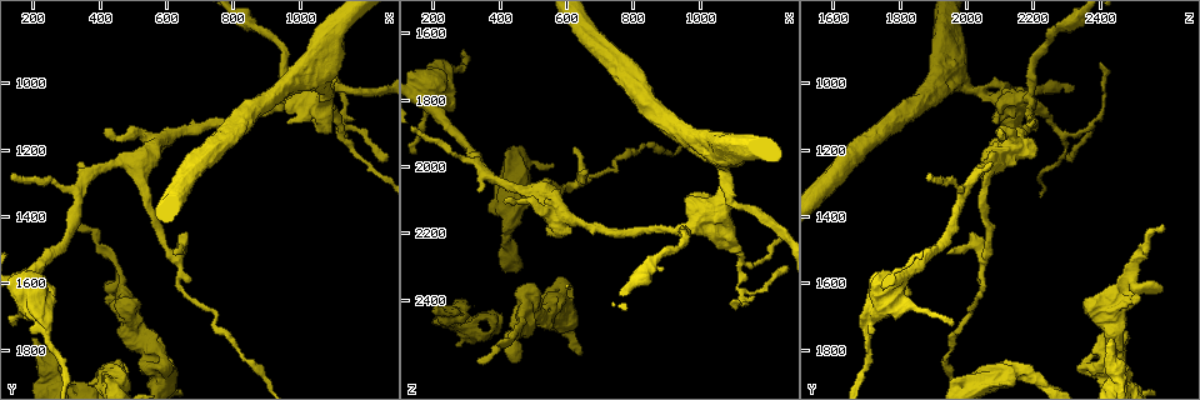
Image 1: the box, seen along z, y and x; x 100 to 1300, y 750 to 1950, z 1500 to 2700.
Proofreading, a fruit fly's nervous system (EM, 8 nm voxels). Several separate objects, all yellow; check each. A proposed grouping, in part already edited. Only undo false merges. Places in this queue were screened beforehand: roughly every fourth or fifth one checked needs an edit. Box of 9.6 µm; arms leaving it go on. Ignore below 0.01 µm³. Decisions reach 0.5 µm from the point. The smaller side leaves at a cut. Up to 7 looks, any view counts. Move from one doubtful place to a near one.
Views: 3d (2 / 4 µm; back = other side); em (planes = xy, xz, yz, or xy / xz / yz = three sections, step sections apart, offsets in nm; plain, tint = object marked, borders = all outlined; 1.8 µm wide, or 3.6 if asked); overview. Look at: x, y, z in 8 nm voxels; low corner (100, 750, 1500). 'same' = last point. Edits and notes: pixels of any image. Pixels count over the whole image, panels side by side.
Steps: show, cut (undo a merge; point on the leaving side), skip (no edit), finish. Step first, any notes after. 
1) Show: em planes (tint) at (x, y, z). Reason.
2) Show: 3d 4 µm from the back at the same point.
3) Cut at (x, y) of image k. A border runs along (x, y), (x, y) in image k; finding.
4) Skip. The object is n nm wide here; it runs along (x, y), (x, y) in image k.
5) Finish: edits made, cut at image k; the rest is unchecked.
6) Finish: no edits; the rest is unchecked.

Show: em planes (tint) at (1070, 1050, 2110). Sharp bend.

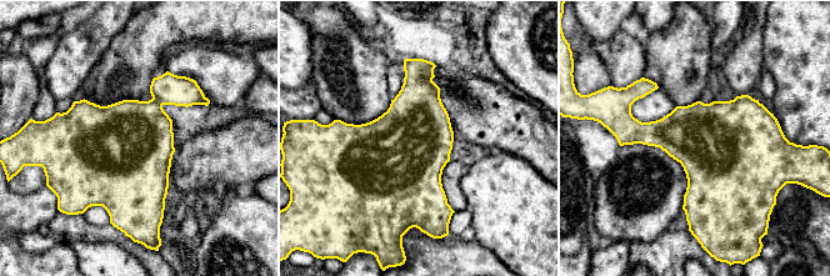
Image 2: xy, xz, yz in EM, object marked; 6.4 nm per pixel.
Skip. The object is 550 nm wide here; one neuron here.

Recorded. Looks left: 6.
Show: em planes (tint) at (480, 1640, 2500). Sudden change in width.

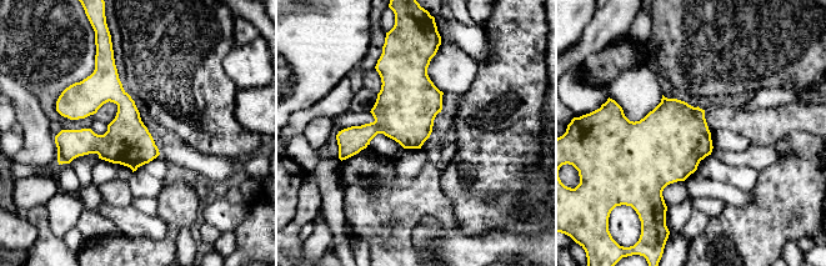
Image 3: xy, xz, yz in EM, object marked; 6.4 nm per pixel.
Skip. One neuron here.

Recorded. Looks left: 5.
Show: em 3.6 µm planes (tint) at (230, 1860, 2450). Sudden change in width.

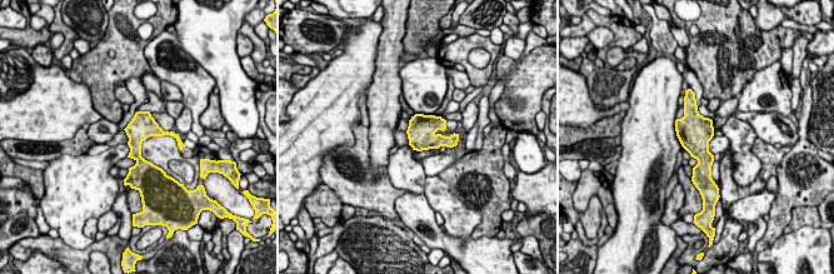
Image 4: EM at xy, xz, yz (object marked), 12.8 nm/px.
Skip. One neuron here.

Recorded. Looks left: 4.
Finish: no edits; the rest is unchecked.

